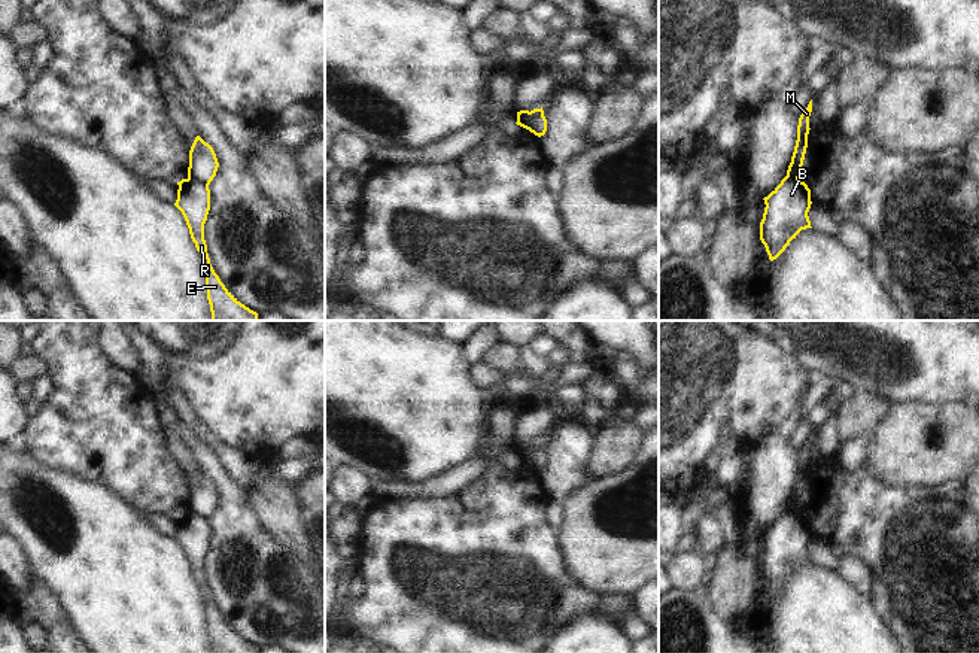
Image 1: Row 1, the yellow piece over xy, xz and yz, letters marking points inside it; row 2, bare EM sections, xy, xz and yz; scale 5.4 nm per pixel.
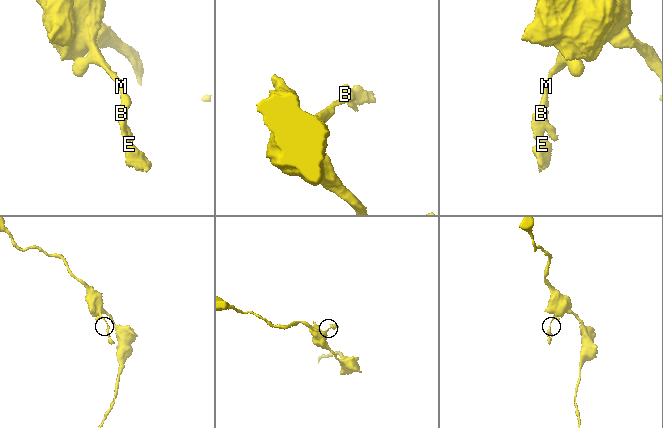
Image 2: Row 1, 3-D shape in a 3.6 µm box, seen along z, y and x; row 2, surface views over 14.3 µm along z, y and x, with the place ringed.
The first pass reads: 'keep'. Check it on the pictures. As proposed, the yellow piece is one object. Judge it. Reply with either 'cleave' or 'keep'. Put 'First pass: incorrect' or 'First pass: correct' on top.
First pass: incorrect
cleave

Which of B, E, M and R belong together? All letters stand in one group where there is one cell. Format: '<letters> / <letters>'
B E R / M

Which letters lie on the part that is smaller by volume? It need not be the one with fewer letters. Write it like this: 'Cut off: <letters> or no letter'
Cut off: B, E, R

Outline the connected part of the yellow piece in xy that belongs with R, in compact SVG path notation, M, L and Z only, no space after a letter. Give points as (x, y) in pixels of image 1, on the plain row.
M192 513L177 516L177 534L174 540L182 546L192 575L201 587L206 607L207 634L212 653L258 653L258 647L241 638L221 616L215 607L204 574L204 558L210 544L210 523Z

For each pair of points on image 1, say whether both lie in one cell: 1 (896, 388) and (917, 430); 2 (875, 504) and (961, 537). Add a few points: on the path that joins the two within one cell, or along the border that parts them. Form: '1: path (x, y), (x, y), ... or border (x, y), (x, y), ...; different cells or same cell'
1: border (938, 404), (894, 403), (891, 406); different cells
2: path (896, 525), (908, 537), (941, 537); same cell

